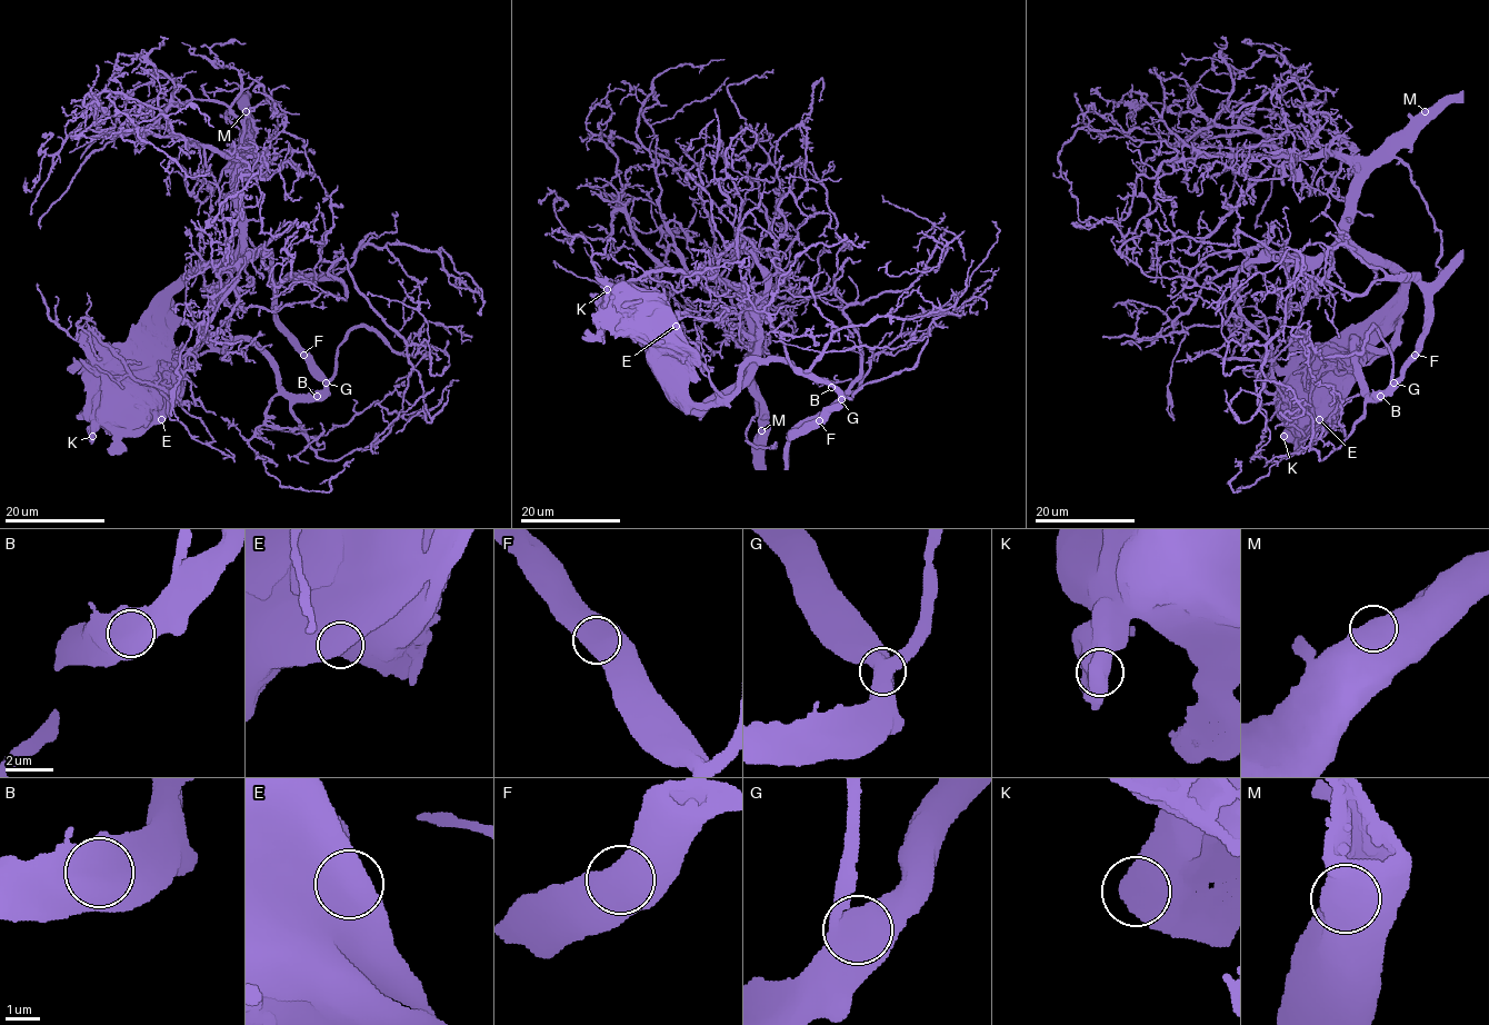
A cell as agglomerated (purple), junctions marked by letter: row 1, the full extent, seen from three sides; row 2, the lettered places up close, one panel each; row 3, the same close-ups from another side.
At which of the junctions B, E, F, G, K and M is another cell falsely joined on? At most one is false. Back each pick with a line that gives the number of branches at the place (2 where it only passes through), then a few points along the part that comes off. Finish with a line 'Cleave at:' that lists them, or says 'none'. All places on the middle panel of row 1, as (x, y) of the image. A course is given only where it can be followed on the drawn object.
Cleave at: none

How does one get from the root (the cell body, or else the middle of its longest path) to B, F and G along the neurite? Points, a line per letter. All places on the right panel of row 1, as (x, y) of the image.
B: (1306, 404), (1336, 370), (1389, 350), (1355, 339), (1360, 380), (1380, 396)
F: (1306, 404), (1336, 370), (1389, 350), (1355, 339), (1353, 362), (1370, 395), (1389, 388), (1415, 355)
G: (1306, 404), (1336, 370), (1389, 350), (1355, 339), (1353, 362), (1366, 389), (1381, 395), (1393, 382)

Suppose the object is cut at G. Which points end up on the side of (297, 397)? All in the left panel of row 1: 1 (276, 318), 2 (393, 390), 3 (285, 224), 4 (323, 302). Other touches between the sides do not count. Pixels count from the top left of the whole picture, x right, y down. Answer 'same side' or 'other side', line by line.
1: other side
2: same side
3: same side
4: same side

